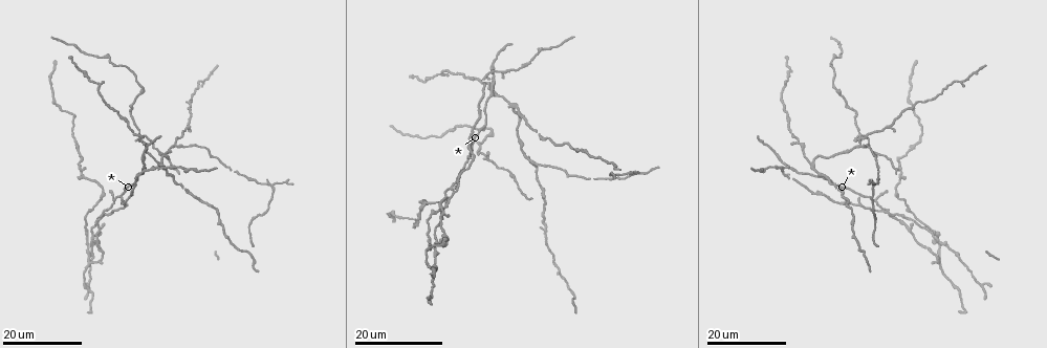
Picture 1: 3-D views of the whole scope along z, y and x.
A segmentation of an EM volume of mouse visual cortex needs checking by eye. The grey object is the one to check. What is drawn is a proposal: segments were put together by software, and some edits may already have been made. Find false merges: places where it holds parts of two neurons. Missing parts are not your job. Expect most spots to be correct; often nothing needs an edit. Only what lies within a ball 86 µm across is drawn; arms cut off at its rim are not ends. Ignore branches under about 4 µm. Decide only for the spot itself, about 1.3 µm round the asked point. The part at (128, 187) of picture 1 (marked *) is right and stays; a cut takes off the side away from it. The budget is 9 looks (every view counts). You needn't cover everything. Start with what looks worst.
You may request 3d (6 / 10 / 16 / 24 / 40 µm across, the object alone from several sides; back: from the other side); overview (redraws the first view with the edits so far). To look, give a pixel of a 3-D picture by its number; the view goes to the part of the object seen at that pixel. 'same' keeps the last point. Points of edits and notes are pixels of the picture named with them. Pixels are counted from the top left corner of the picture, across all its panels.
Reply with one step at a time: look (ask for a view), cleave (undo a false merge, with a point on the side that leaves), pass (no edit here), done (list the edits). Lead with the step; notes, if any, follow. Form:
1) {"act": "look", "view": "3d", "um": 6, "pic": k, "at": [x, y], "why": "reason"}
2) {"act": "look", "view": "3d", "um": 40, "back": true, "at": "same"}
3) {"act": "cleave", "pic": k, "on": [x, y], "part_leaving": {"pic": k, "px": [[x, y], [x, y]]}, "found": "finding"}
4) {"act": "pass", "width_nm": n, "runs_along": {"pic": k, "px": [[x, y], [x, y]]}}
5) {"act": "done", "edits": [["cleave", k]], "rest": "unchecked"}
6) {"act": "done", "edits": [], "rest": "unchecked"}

{"act": "look", "view": "3d", "um": 16, "pic": 1, "at": [272, 184], "why": "four arms meet"}

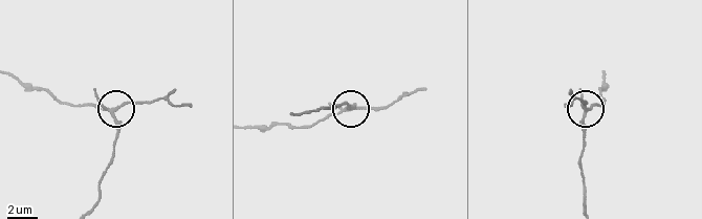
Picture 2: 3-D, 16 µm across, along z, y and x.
{"act": "look", "view": "3d", "um": 6, "pic": 2, "at": [585, 110]}

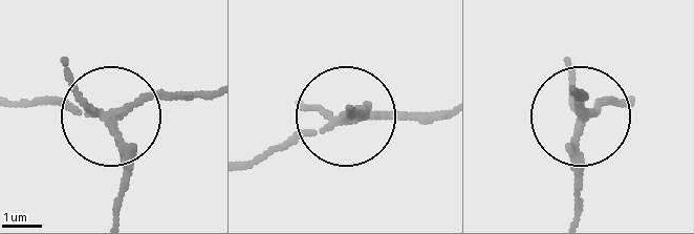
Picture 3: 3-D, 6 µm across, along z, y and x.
{"act": "look", "view": "3d", "um": 6, "back": true, "pic": 3, "at": [581, 119]}

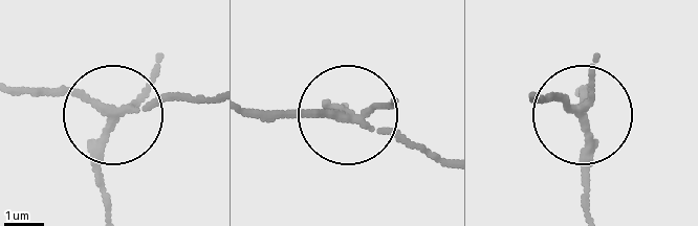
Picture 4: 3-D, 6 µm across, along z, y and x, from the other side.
{"act": "cleave", "pic": 4, "on": [97, 170], "width_nm": 180, "found": "two neurons meet here"}

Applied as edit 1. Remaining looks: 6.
{"act": "look", "view": "overview", "why": "see it whole again"}

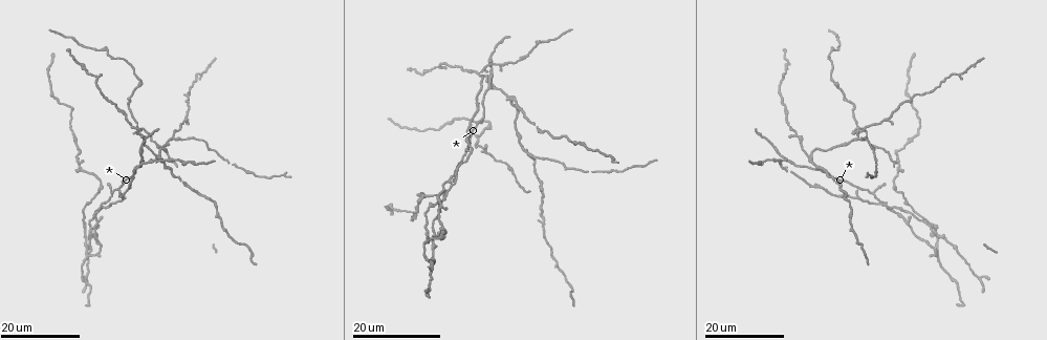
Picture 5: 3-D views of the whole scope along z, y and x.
{"act": "look", "view": "3d", "um": 16, "pic": 5, "at": [794, 135], "why": "two arms in line, one across"}

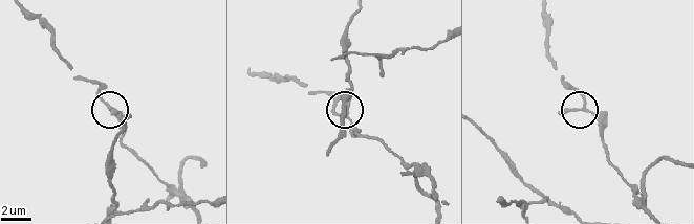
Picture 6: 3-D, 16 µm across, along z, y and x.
{"act": "look", "view": "3d", "um": 10, "pic": 6, "at": [585, 106]}

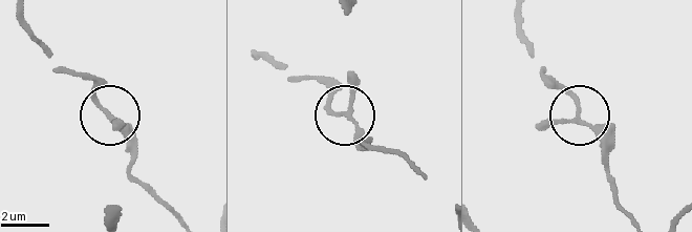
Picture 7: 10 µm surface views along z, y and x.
{"act": "look", "view": "3d", "um": 6, "pic": 7, "at": [110, 119]}

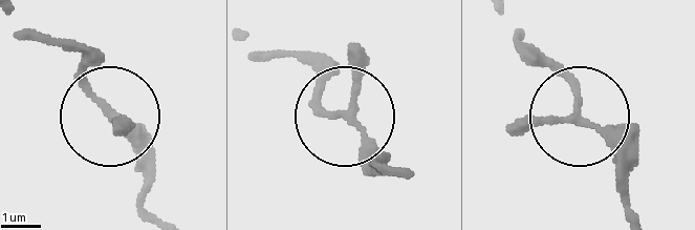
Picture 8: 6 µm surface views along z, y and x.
{"act": "pass", "width_nm": 150, "found": "all the same neuron"}

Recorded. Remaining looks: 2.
{"act": "look", "view": "3d", "um": 16, "pic": 5, "at": [936, 231], "why": "four or more arms meet"}

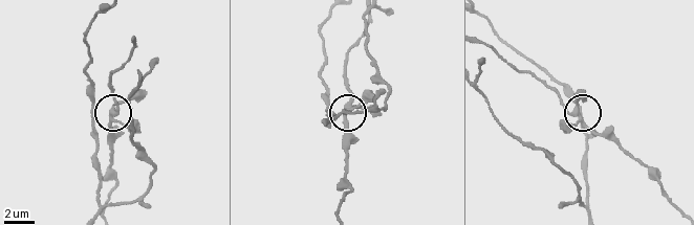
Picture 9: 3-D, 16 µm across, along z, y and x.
{"act": "look", "view": "3d", "um": 10, "pic": 9, "at": [577, 111], "why": "closer look"}

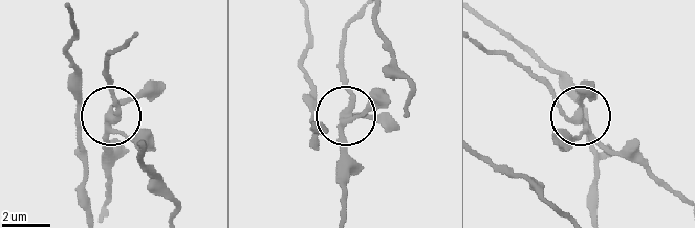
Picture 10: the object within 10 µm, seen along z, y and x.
{"act": "pass", "width_nm": 240, "runs_along": {"pic": 10, "px": [[129, 39], [109, 52], [115, 107], [109, 118], [155, 85]]}, "found": "all the same neuron"}

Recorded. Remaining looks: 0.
{"act": "done", "edits": [["cleave", 4]], "rest": "unchecked"}

